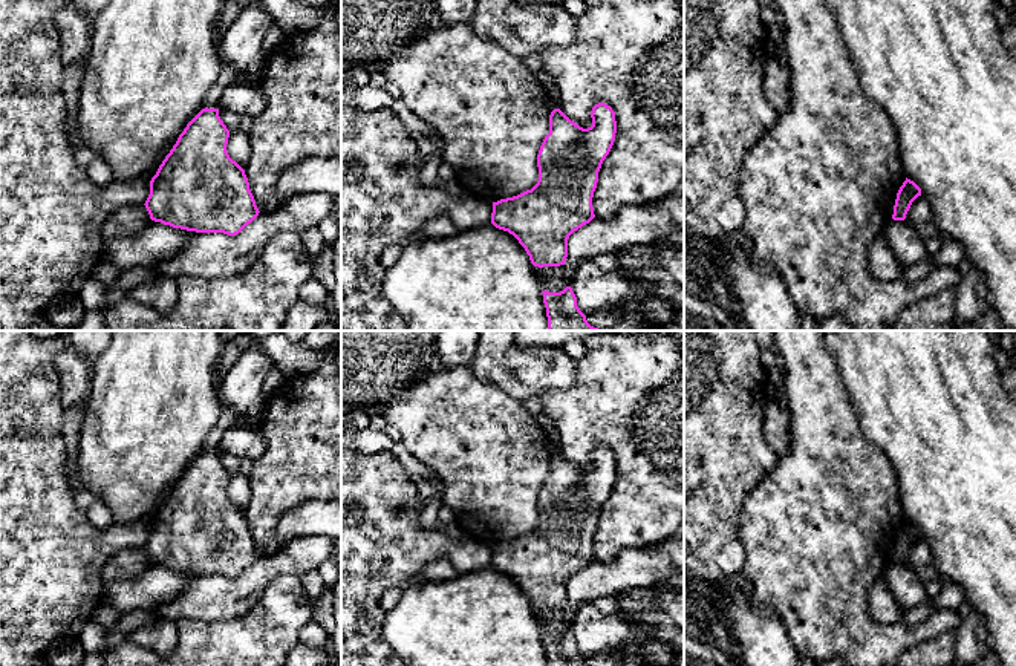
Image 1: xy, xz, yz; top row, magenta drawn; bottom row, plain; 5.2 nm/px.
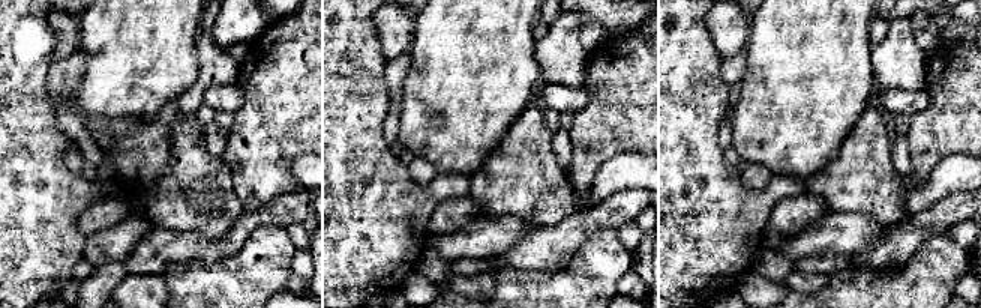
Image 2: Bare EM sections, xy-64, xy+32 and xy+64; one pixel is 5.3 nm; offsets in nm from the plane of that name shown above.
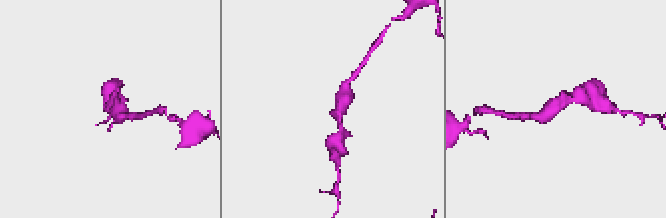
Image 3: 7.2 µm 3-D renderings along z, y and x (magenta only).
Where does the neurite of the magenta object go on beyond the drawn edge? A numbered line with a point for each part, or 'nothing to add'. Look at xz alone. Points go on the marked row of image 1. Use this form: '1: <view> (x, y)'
nothing to add

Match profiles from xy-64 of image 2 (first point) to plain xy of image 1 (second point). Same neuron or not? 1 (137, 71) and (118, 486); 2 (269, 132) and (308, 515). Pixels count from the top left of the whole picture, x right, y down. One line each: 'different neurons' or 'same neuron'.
1: same neuron
2: different neurons

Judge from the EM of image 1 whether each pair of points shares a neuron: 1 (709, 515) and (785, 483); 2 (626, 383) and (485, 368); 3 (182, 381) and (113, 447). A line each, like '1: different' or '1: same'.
1: different
2: different
3: same

